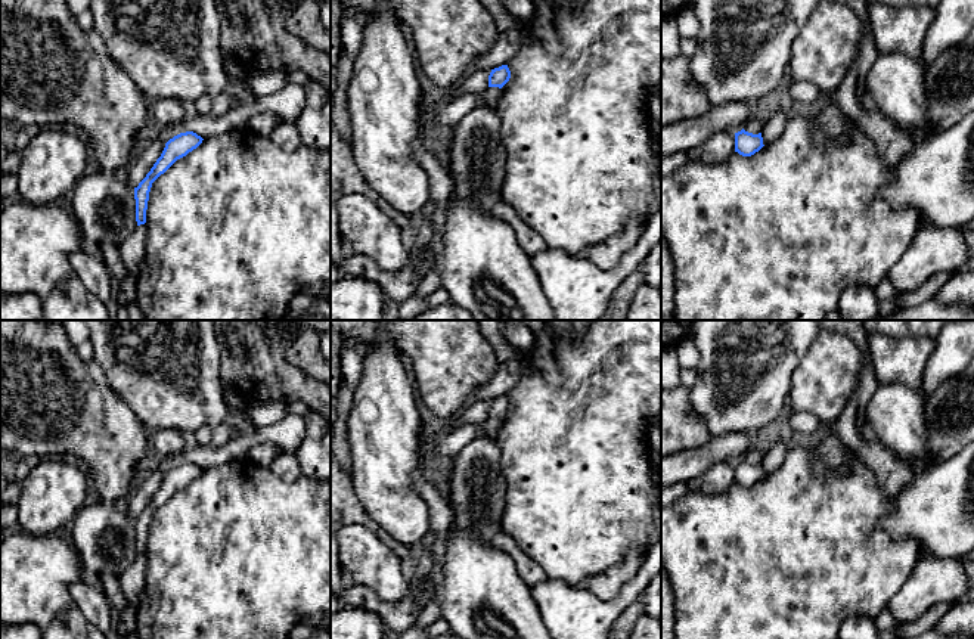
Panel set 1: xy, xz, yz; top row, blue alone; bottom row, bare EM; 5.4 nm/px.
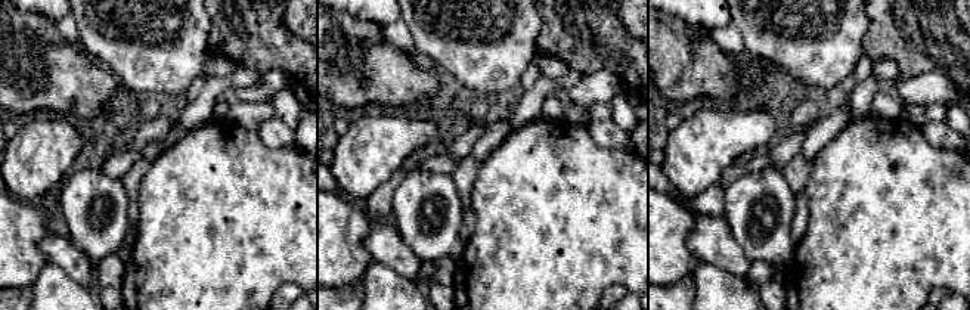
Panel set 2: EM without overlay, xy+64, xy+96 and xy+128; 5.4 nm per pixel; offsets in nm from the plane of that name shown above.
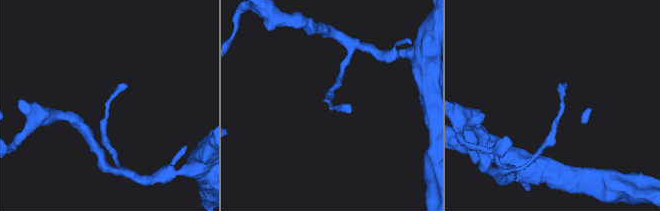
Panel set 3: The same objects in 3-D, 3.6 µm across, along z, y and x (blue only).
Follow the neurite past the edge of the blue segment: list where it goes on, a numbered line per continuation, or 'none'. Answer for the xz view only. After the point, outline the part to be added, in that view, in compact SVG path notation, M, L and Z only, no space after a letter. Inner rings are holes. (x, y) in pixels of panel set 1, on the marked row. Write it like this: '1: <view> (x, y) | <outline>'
none

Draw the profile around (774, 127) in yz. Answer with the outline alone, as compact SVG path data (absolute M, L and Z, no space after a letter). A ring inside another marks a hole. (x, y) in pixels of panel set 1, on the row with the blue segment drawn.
M778 109L772 115L772 118L766 124L763 124L761 137L764 146L773 143L784 133L788 115L788 111Z

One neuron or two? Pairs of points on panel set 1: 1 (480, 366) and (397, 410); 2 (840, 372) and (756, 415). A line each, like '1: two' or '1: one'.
1: two
2: two

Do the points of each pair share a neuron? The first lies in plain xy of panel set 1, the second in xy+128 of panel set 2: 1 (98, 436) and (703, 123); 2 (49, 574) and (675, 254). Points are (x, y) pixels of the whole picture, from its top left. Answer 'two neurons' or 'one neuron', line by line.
1: two neurons
2: one neuron

